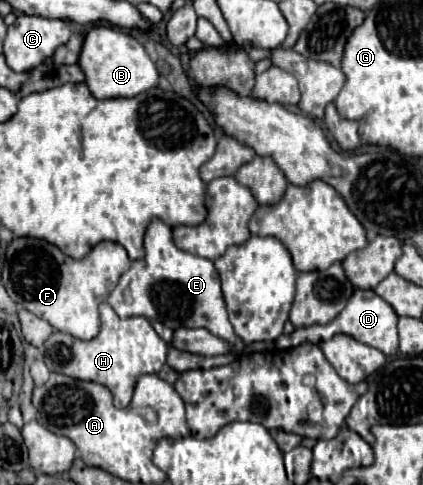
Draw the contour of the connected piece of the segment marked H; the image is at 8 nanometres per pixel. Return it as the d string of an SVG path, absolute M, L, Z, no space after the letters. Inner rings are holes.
M108 303L100 305L100 321L100 333L90 341L80 341L68 333L54 331L44 343L44 359L50 371L64 373L80 381L100 383L110 389L116 407L128 407L136 379L146 373L158 373L166 363L168 343L152 329L146 317L120 319Z

